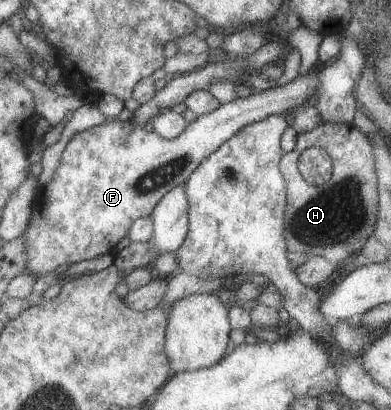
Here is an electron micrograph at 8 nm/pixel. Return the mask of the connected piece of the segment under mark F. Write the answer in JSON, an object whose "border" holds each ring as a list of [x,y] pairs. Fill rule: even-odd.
{"border":[[[312,70],[307,75],[300,77],[298,79],[294,79],[288,84],[284,86],[275,87],[271,86],[268,90],[263,92],[252,92],[250,97],[247,98],[237,98],[235,101],[232,101],[228,104],[222,104],[217,111],[213,111],[213,113],[208,113],[207,115],[198,116],[195,122],[189,123],[189,127],[185,129],[185,133],[181,135],[181,137],[177,137],[177,139],[168,140],[164,137],[161,137],[161,134],[157,133],[157,131],[147,131],[144,125],[139,125],[137,121],[133,119],[120,121],[115,118],[110,118],[107,122],[98,125],[97,127],[92,127],[91,129],[85,130],[84,132],[78,133],[73,136],[73,139],[67,144],[67,147],[64,149],[63,157],[61,158],[61,163],[56,167],[56,172],[52,175],[50,181],[41,188],[38,192],[38,196],[35,202],[35,207],[33,208],[33,219],[31,219],[31,223],[29,223],[29,227],[27,227],[27,233],[23,235],[23,239],[27,241],[27,251],[29,251],[29,269],[35,273],[35,275],[44,275],[45,273],[51,273],[51,271],[55,271],[57,267],[61,267],[61,265],[75,265],[76,263],[81,263],[82,261],[89,261],[95,259],[96,257],[104,256],[105,253],[114,253],[115,247],[123,241],[123,237],[127,237],[129,235],[129,229],[133,227],[135,221],[140,218],[152,217],[153,212],[156,211],[157,205],[161,203],[161,200],[164,199],[165,196],[168,195],[169,192],[172,192],[173,189],[179,187],[181,184],[185,184],[186,181],[201,167],[201,163],[205,161],[205,159],[209,159],[213,155],[213,153],[217,153],[219,148],[224,143],[227,143],[231,137],[235,137],[237,133],[239,133],[242,129],[245,129],[248,125],[253,125],[253,123],[261,121],[270,115],[275,114],[286,114],[290,111],[294,111],[298,107],[306,106],[312,103],[314,96],[317,95],[315,91],[319,89],[319,72],[316,70]]]}

